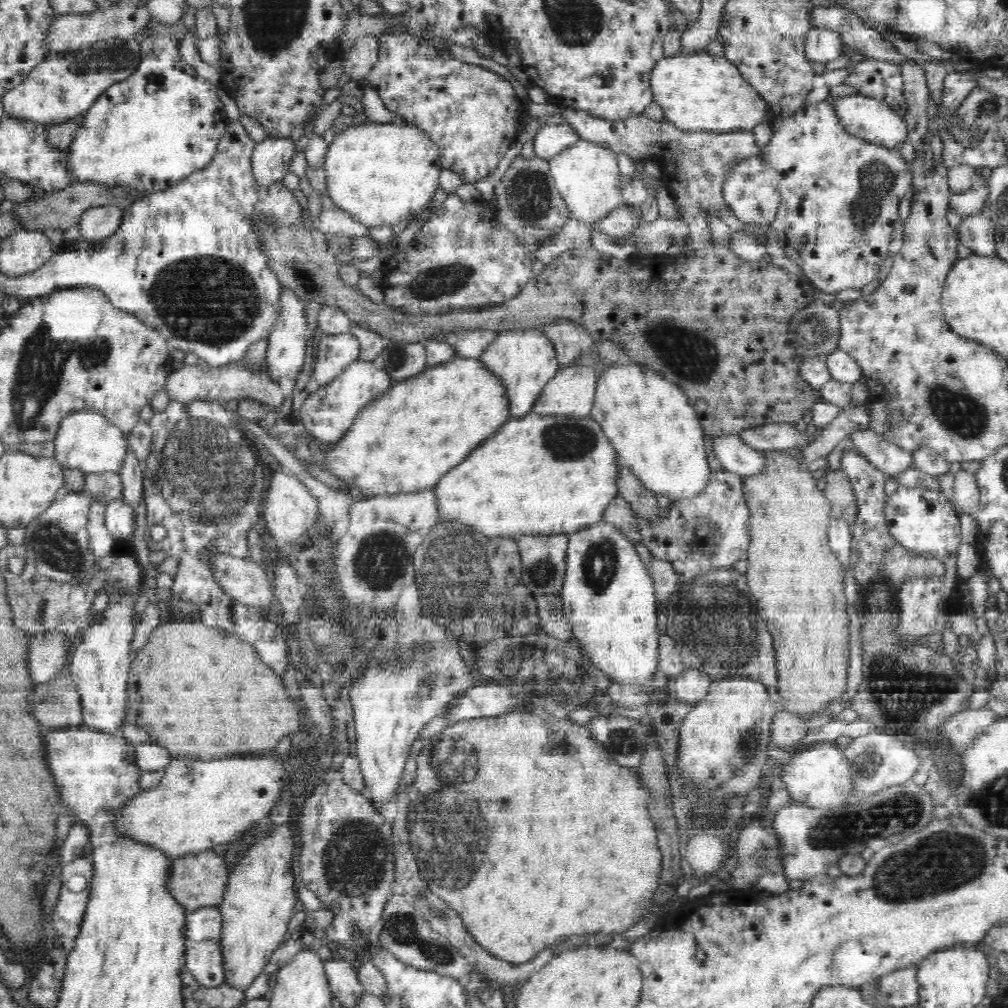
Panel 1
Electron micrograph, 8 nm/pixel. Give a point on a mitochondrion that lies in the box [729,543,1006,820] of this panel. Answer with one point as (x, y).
(893, 686)

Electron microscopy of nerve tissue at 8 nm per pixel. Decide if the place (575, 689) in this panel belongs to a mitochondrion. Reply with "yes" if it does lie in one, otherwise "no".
yes

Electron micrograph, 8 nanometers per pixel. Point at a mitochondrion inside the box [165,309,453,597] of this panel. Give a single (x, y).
(381, 560)

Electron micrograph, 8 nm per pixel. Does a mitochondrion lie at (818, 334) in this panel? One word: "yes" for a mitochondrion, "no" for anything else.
yes

